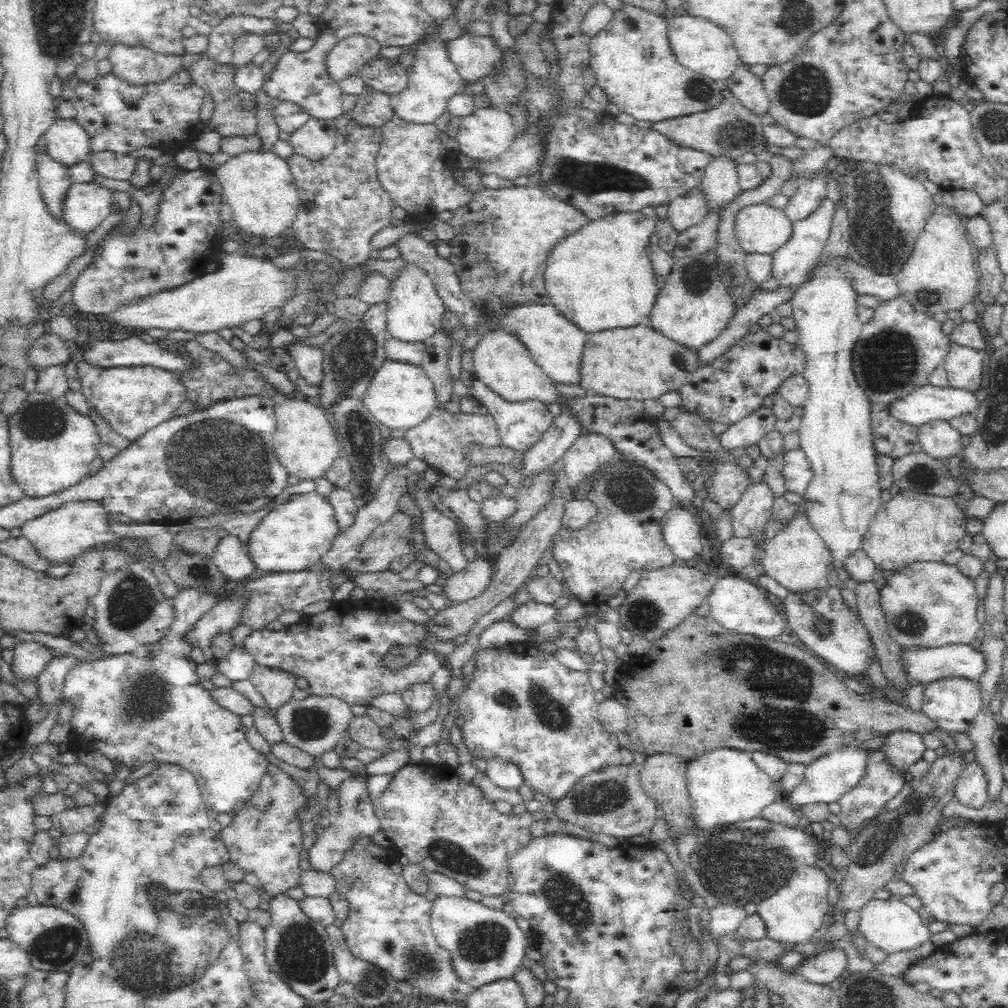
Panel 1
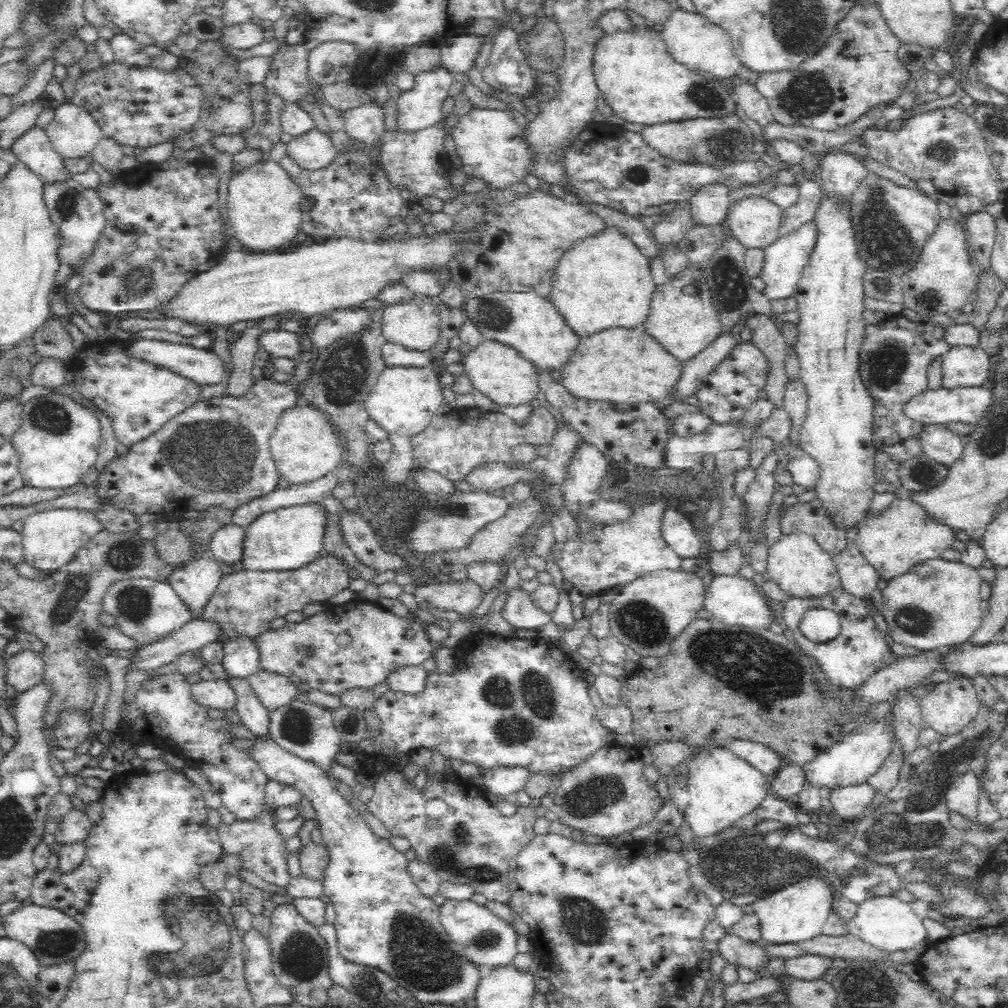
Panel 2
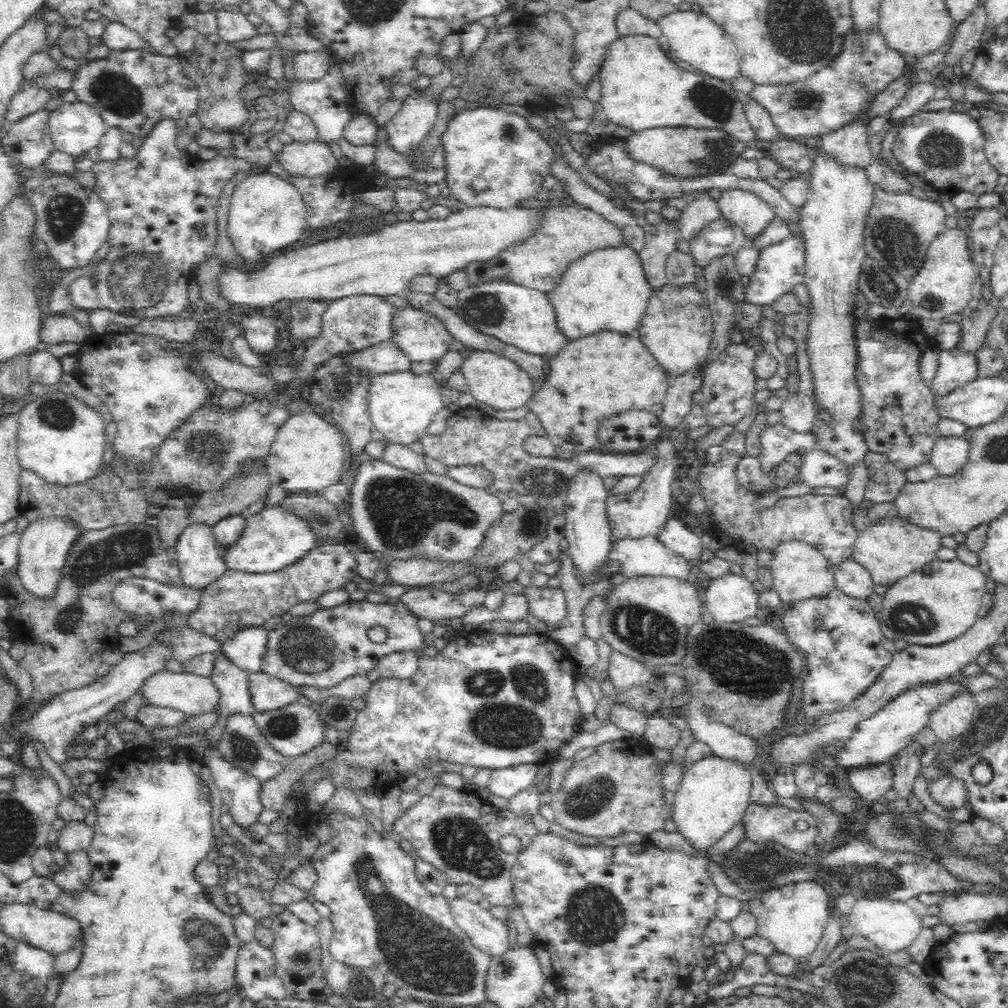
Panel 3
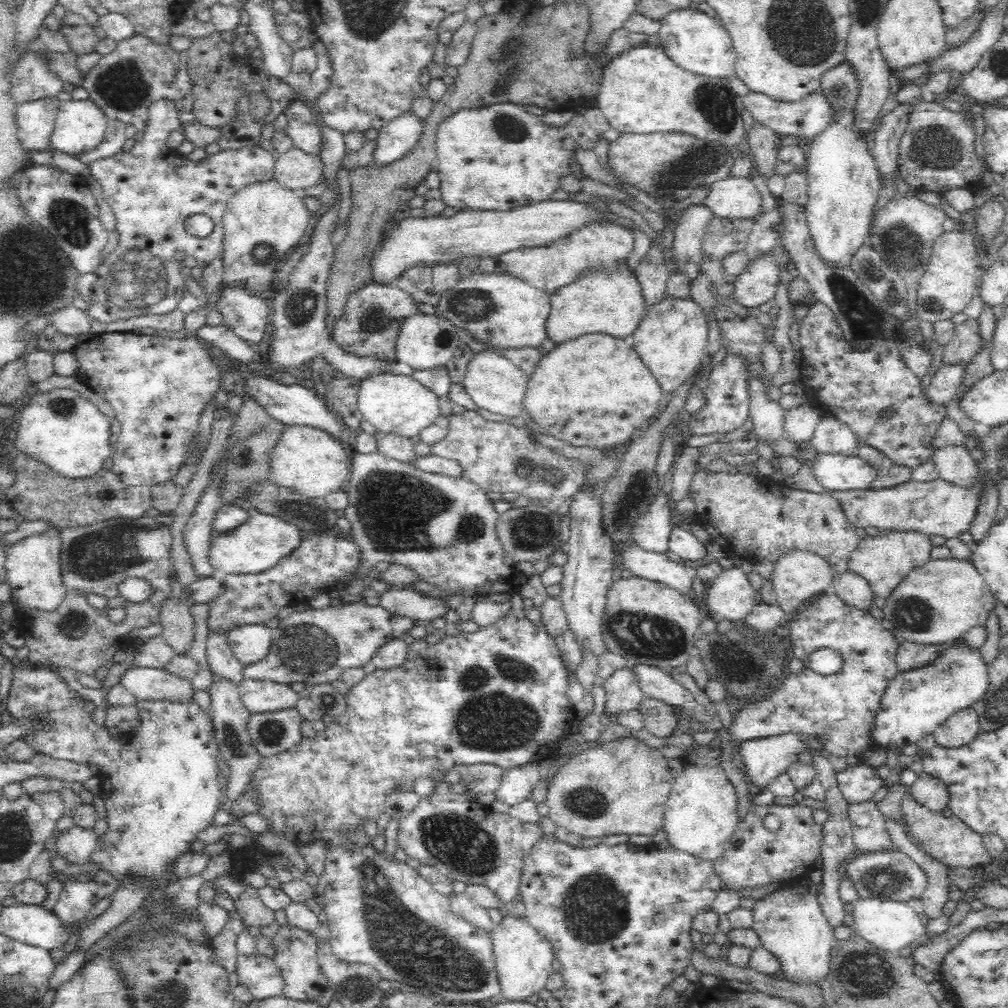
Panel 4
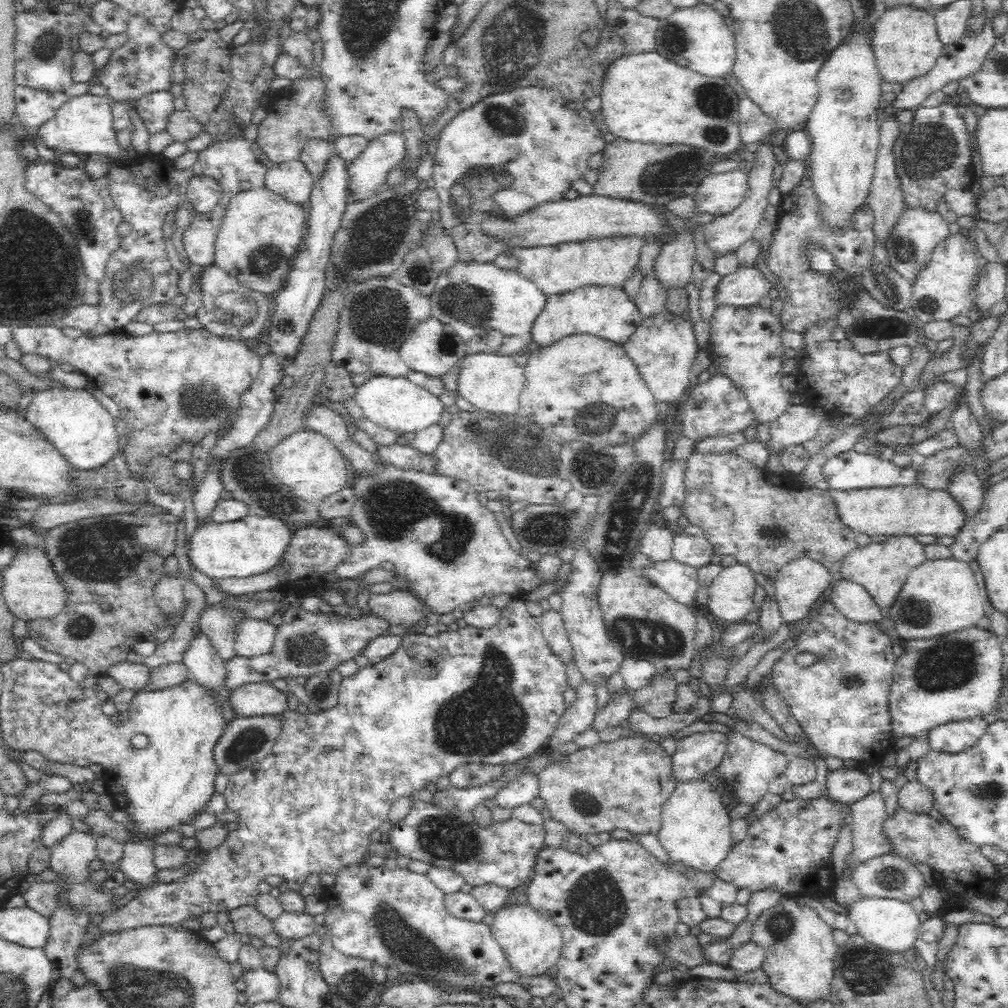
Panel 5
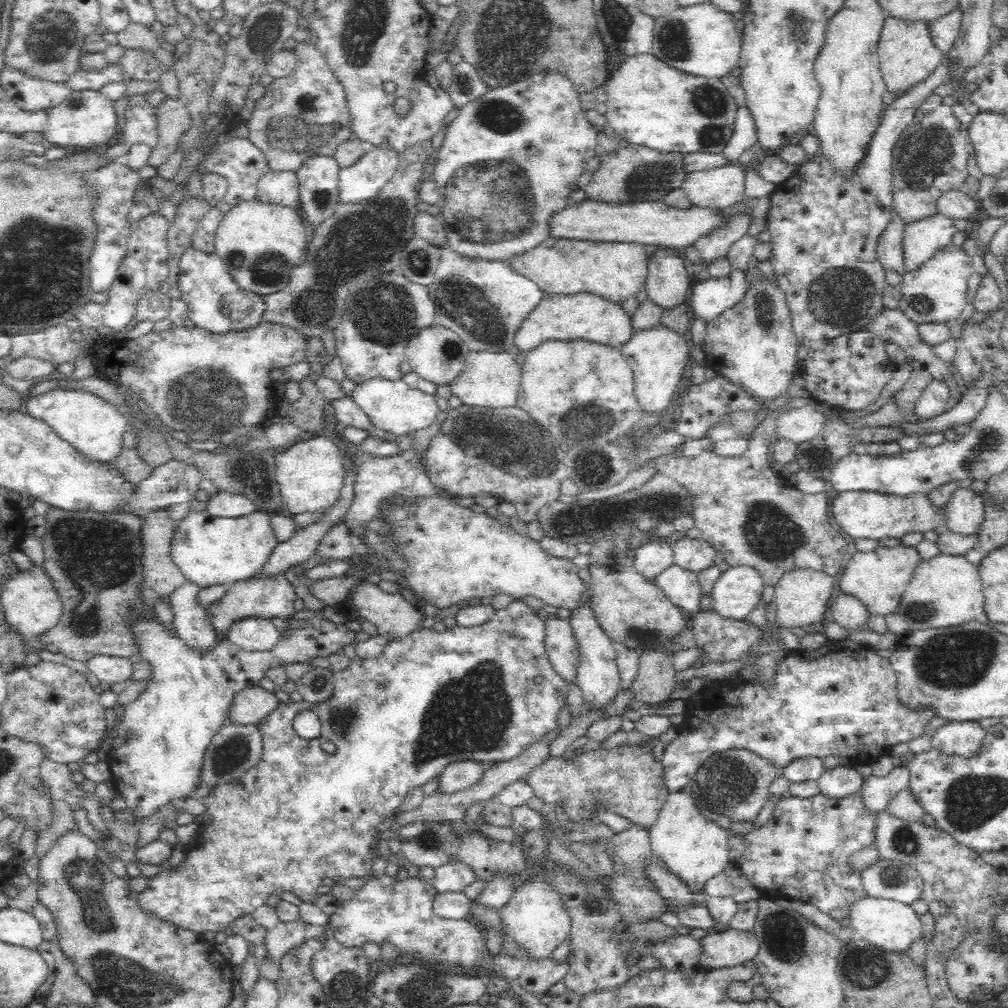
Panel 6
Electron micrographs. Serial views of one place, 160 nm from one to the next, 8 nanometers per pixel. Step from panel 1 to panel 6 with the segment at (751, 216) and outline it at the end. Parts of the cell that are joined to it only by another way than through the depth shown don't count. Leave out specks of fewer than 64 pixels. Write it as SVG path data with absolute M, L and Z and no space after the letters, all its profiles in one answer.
M732 163L722 168L694 171L686 176L682 188L698 208L721 210L734 206L746 197L745 168Z

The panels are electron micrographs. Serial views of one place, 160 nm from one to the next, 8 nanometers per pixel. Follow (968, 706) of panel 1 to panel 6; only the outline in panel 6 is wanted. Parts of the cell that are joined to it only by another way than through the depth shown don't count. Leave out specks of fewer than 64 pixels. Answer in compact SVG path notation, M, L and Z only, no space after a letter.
M953 721L931 732L931 746L946 755L958 755L964 759L976 756L980 750L985 730L978 721Z

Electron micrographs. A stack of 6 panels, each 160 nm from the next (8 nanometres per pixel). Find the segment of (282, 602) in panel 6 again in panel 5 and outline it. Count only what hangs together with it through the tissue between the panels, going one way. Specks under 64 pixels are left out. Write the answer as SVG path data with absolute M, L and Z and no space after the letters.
M220 605L207 606L200 616L201 634L208 639L216 654L225 663L230 662L237 655L232 631L242 618L244 616L240 612L225 611Z

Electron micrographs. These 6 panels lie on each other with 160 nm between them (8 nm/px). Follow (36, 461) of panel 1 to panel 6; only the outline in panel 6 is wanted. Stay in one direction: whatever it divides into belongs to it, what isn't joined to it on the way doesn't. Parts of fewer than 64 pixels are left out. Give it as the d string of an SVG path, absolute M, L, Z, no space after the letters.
M53 389L35 396L25 395L23 409L41 420L60 440L69 444L86 460L109 463L123 449L123 434L129 430L128 420L103 398L81 390Z

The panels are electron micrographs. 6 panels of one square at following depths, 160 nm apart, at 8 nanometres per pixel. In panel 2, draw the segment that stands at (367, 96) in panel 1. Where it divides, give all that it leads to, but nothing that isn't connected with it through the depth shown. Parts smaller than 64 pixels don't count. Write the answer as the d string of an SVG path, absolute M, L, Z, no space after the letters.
M366 102L344 111L344 130L350 138L366 143L379 141L384 130L384 109L378 102Z

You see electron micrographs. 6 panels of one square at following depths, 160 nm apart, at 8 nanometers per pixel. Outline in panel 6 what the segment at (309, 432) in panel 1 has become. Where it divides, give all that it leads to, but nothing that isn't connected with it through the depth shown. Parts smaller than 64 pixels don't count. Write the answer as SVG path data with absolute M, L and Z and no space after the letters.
M306 435L304 440L281 447L275 456L276 481L290 514L321 511L339 499L347 476L347 459L339 445L328 436Z

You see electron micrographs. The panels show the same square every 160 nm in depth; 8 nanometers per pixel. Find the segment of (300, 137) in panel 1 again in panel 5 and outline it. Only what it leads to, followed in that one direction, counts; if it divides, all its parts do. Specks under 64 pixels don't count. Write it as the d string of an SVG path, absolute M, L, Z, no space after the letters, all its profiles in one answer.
M298 158L275 164L274 168L267 172L264 185L287 200L302 205L310 201L313 182L312 173Z

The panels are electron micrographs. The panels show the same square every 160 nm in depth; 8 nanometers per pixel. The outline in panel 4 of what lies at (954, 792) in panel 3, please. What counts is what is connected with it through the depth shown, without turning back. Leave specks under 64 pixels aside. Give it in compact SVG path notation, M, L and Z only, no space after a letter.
M924 771L910 786L910 793L914 795L916 801L933 811L940 812L948 808L948 802L950 802L948 785Z

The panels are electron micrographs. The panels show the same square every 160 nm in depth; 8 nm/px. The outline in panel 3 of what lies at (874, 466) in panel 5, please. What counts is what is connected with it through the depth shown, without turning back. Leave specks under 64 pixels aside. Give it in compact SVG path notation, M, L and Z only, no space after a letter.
M814 448L806 451L797 468L798 476L803 484L812 489L821 487L838 488L842 484L848 484L847 470L833 456Z

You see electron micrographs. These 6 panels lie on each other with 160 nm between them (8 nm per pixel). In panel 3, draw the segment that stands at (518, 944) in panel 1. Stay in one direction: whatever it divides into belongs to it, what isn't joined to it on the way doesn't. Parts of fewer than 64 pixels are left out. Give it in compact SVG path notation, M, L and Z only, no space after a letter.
M456 897L449 900L449 913L480 952L494 958L510 950L508 928L479 903Z

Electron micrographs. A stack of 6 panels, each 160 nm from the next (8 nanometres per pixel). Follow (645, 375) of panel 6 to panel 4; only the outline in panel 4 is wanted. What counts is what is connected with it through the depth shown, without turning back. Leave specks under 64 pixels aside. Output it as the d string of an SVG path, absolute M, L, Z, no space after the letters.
M665 296L646 309L638 328L631 335L634 337L633 348L654 373L658 383L662 385L662 391L668 396L670 391L688 380L705 358L705 348L708 344L708 314L690 296Z

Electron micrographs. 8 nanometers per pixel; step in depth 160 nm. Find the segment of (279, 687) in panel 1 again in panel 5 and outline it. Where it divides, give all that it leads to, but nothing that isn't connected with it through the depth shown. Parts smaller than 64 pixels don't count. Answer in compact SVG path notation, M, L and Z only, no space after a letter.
M270 682L249 683L231 690L231 702L238 718L283 714L289 710L286 695Z

